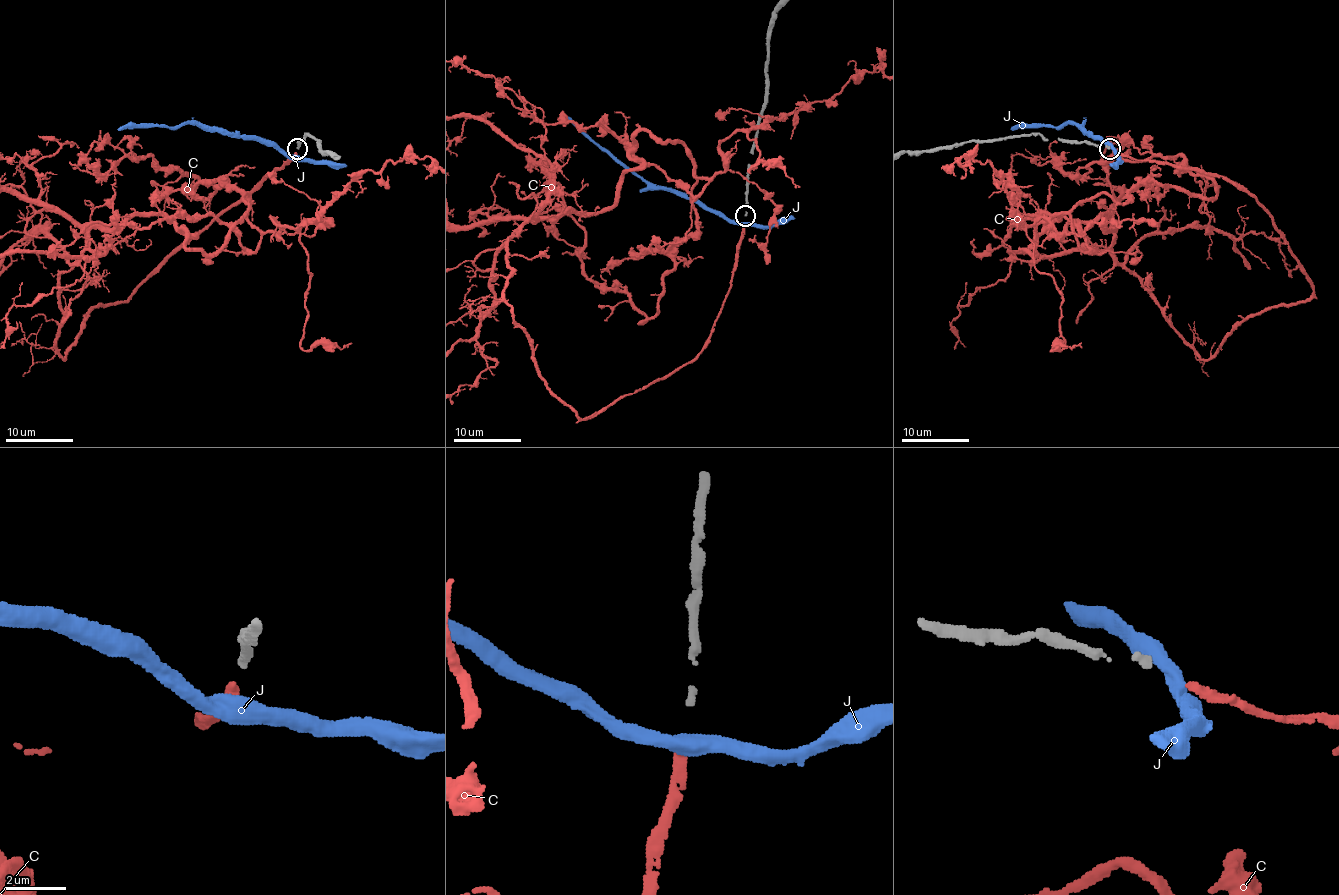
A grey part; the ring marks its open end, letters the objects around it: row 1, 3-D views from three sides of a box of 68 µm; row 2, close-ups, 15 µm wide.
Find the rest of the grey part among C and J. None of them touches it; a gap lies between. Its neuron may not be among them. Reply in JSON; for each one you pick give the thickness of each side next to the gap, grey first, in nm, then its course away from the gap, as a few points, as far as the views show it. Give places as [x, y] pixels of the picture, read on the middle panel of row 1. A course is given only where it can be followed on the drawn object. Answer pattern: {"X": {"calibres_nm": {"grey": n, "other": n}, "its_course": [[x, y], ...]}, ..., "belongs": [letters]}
{"C": {"calibres_nm": {"grey": 220, "other": 320}, "its_course": [[743, 223], [704, 347], [581, 418], [508, 239], [605, 212], [638, 130], [696, 180], [642, 322], [545, 163]]}, "belongs": ["C"]}

